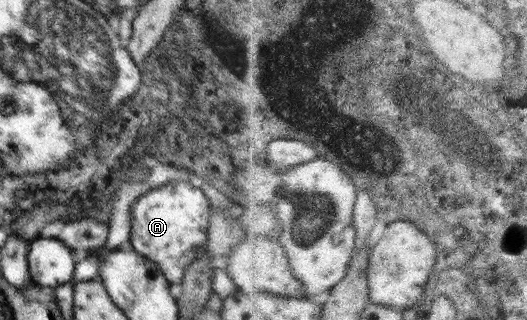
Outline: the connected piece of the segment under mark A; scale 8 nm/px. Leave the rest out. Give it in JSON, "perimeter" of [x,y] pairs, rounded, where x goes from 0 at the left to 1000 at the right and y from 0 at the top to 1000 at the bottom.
{"perimeter":[[[319,566],[313,578],[292,584],[288,572],[283,591],[268,613],[249,650],[249,741],[247,756],[250,775],[264,791],[266,800],[277,803],[302,831],[309,866],[323,888],[345,888],[347,863],[353,841],[368,822],[380,788],[395,775],[395,744],[402,716],[398,713],[398,628],[381,588],[366,569]]]}

